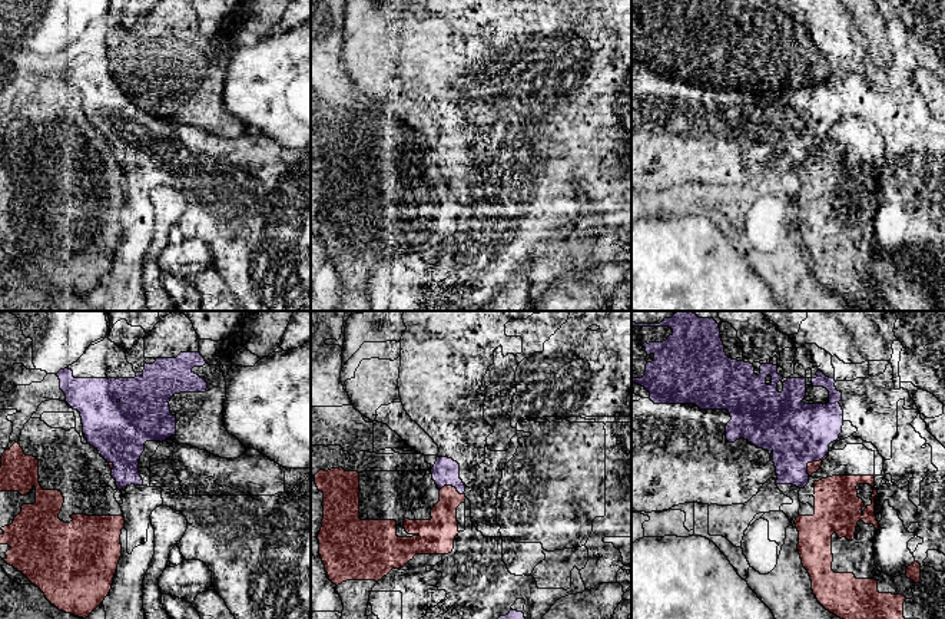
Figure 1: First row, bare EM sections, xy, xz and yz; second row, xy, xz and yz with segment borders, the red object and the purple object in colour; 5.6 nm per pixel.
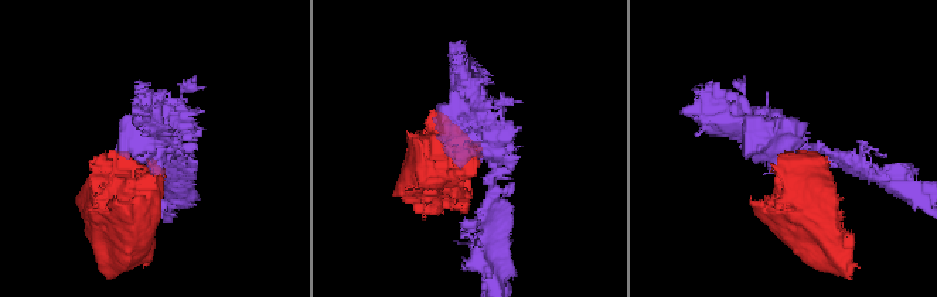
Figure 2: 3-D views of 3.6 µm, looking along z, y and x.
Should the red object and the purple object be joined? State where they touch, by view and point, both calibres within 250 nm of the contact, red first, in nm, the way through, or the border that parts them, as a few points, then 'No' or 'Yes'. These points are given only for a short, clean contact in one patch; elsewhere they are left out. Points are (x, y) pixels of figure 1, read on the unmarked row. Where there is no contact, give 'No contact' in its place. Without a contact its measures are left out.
Touches red at yz (813, 141). Thickness 60 nm (red) against 340 nm. Boundary: yz (828, 131), (821, 138), (808, 144), (808, 154). No

